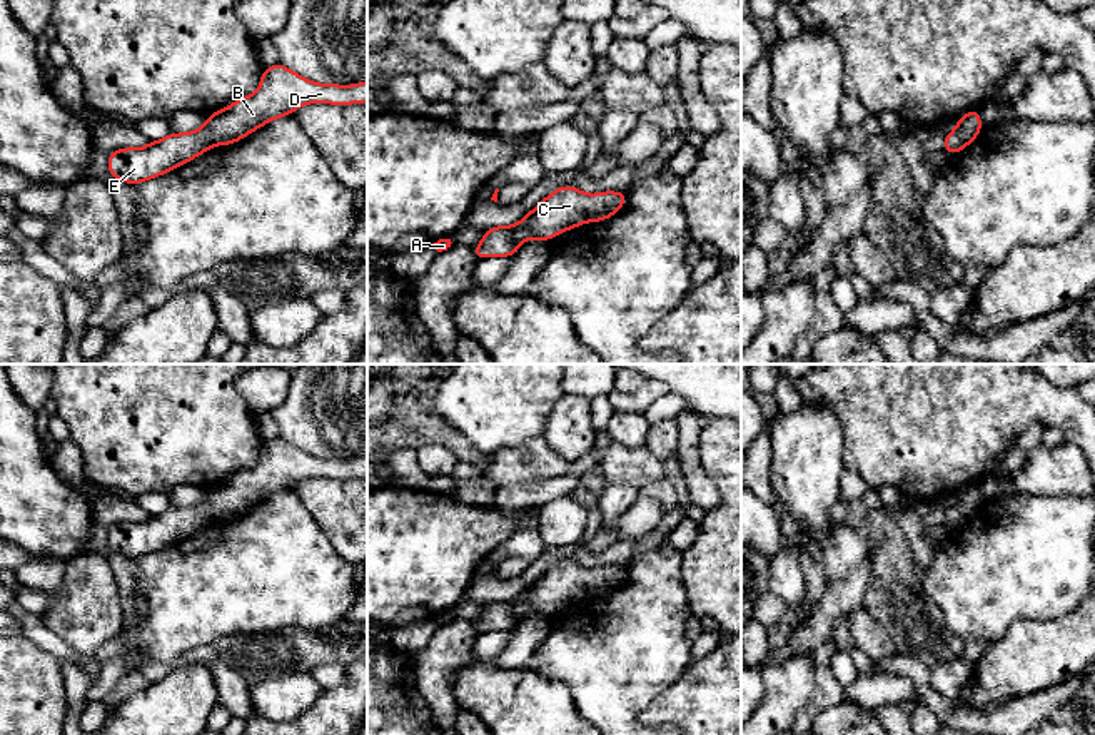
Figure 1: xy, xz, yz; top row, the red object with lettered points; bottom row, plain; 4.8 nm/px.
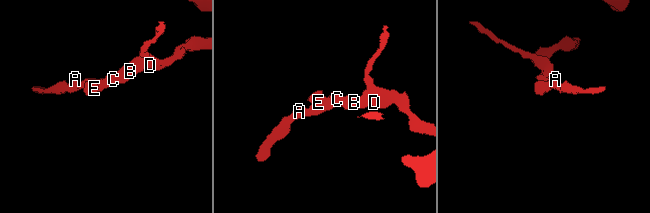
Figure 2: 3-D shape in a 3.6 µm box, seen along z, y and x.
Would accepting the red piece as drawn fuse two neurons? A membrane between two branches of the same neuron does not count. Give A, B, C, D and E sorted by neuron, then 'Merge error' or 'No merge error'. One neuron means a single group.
Groups: A B C D E. No merge error

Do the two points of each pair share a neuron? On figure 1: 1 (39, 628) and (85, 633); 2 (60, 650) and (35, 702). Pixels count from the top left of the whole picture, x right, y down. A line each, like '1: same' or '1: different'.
1: different
2: different

